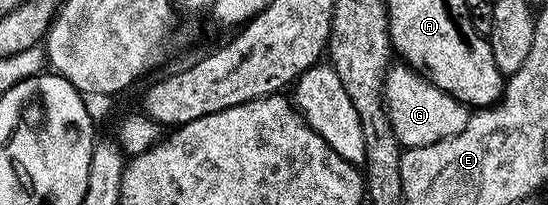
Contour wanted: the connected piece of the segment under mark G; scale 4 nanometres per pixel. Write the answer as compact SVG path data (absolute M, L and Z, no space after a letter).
M394 64L387 69L382 101L386 104L386 115L392 132L402 148L431 146L443 142L444 139L459 134L470 123L467 107L457 102L451 94L433 86L419 71L412 70L405 64Z

